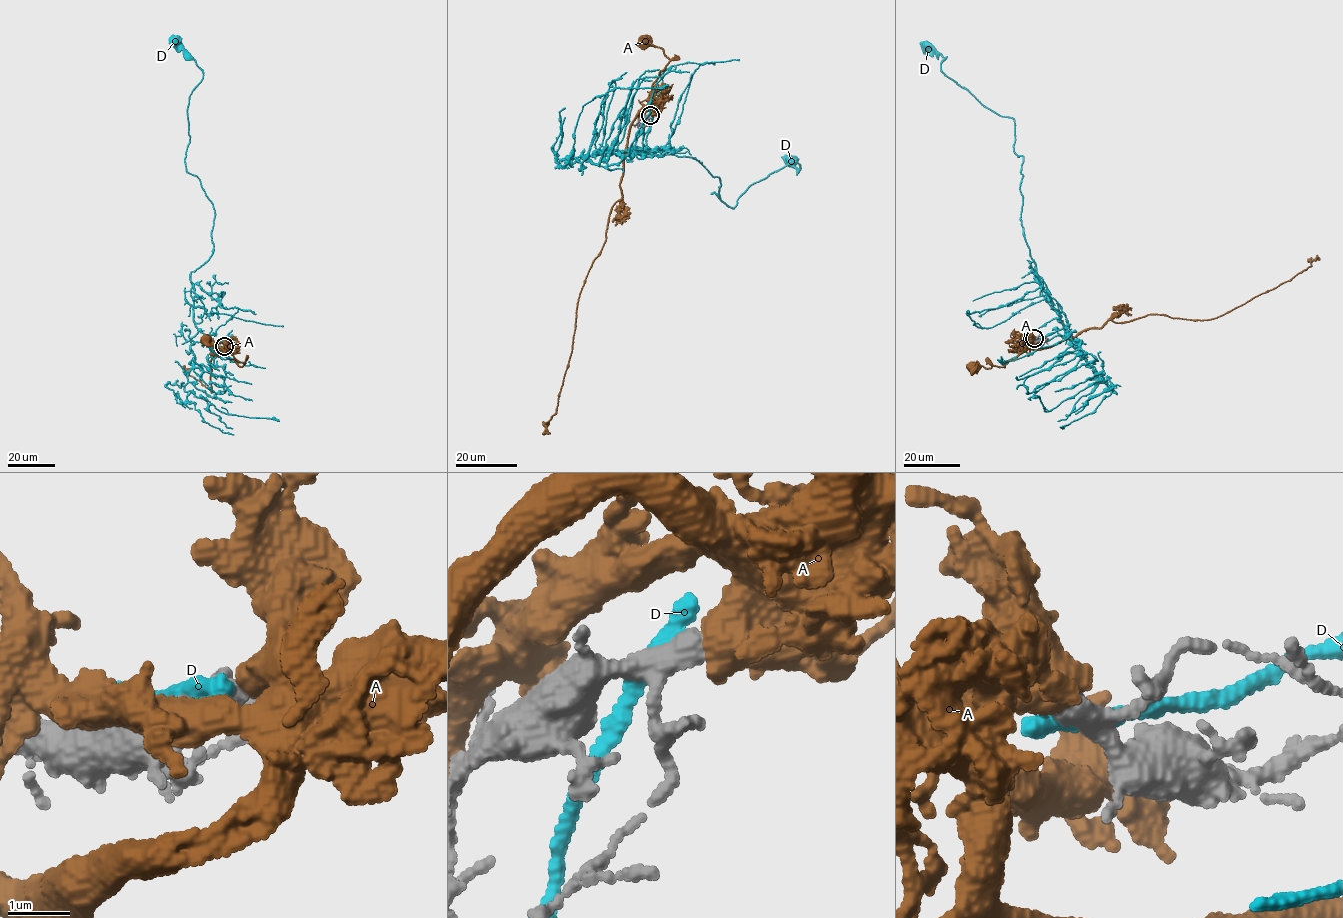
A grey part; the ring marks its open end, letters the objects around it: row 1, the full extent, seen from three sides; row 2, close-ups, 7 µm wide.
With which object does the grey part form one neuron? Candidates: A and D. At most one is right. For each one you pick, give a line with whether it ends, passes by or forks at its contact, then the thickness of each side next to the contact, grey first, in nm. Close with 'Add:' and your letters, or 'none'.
Add: none

